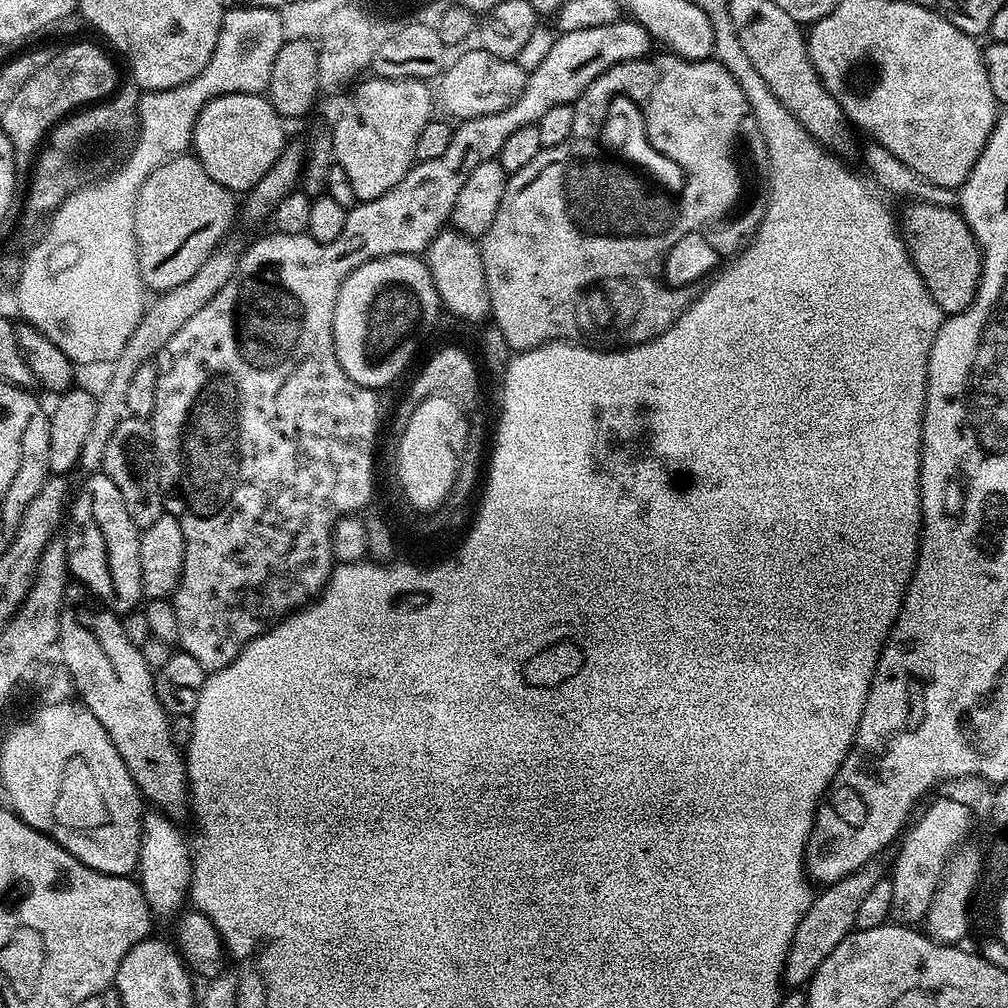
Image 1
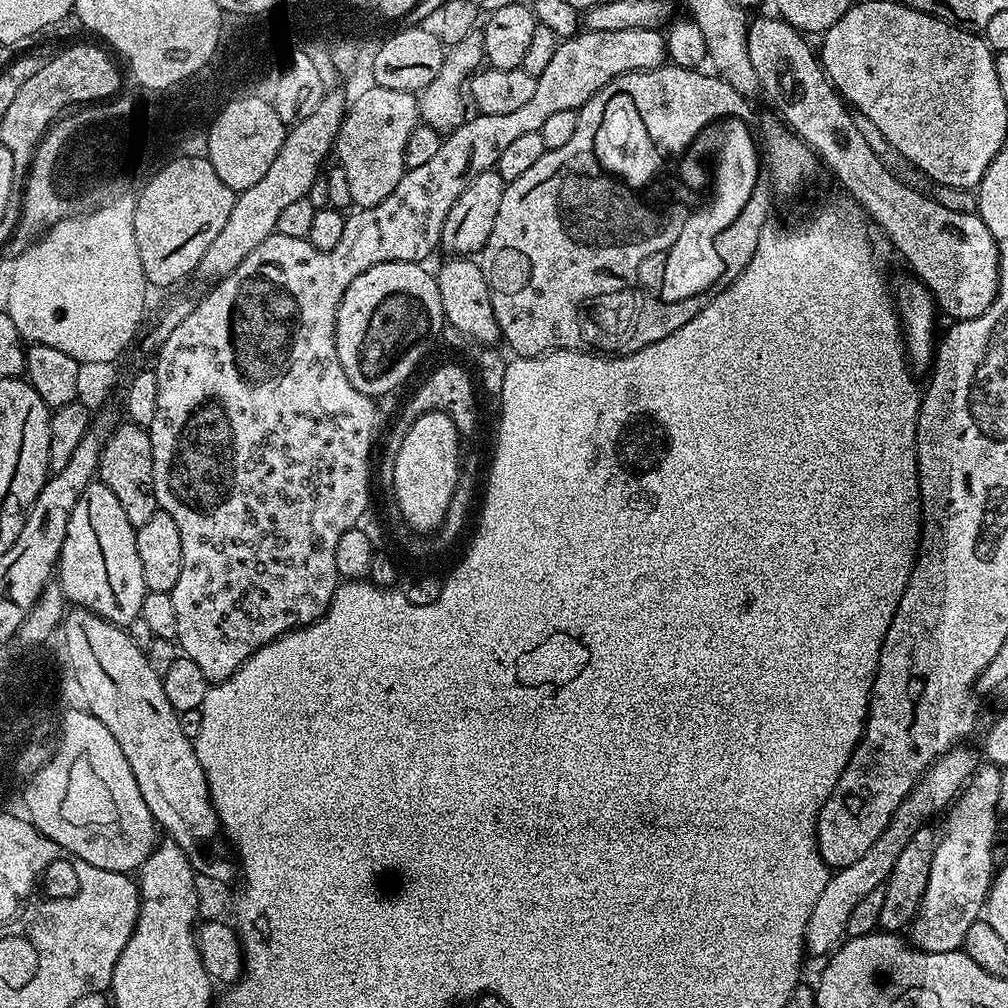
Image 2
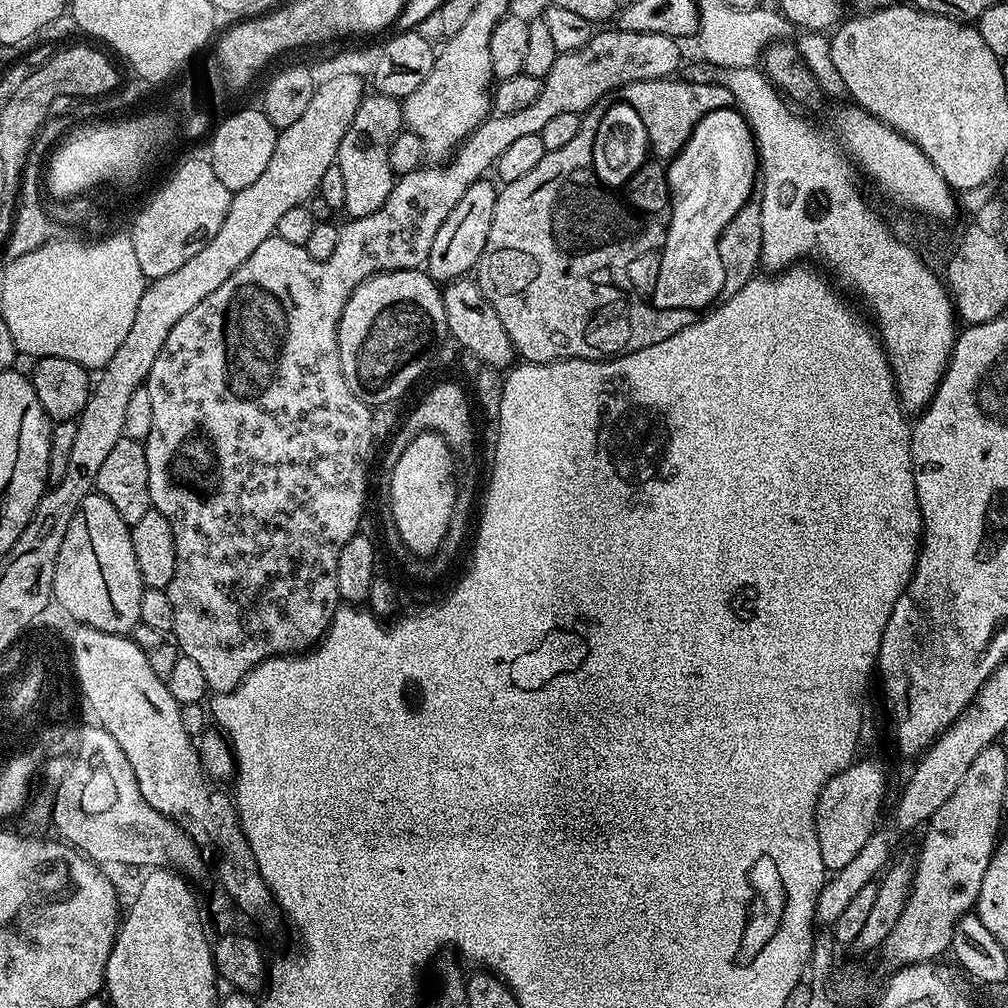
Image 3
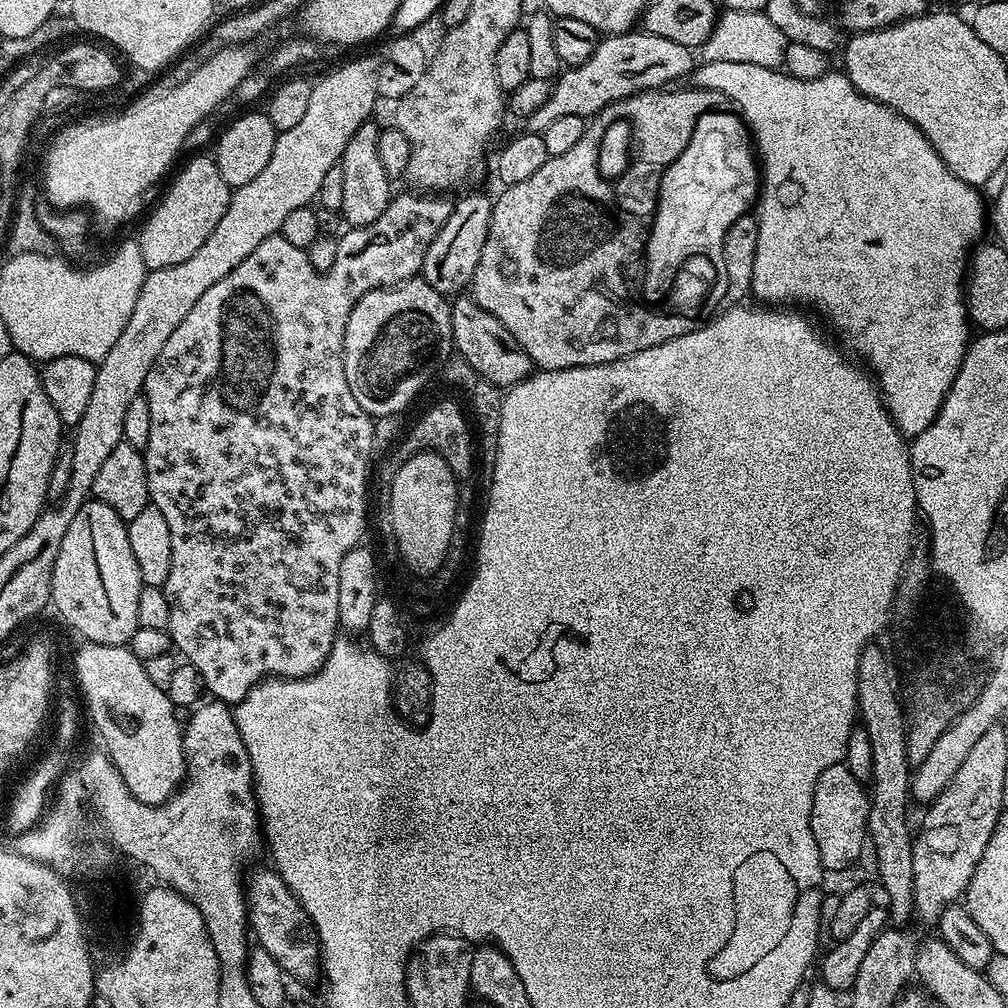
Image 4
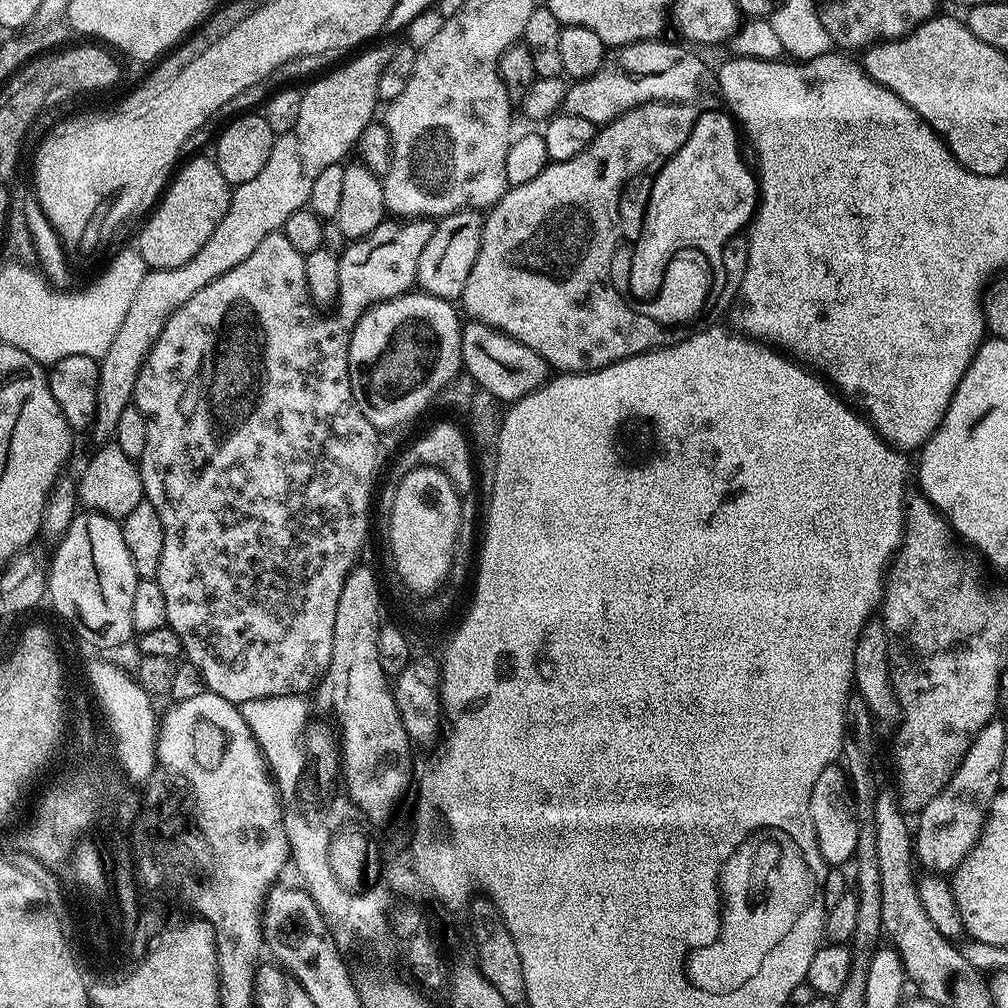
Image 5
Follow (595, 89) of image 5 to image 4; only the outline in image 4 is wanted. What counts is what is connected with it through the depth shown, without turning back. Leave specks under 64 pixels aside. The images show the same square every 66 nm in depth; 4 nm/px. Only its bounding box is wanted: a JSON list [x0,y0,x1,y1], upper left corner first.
[526,30,694,134]

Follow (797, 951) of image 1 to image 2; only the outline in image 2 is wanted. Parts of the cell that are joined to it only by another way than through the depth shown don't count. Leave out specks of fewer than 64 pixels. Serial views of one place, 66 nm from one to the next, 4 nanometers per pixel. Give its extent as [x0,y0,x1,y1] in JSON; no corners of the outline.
[804,746,978,957]

